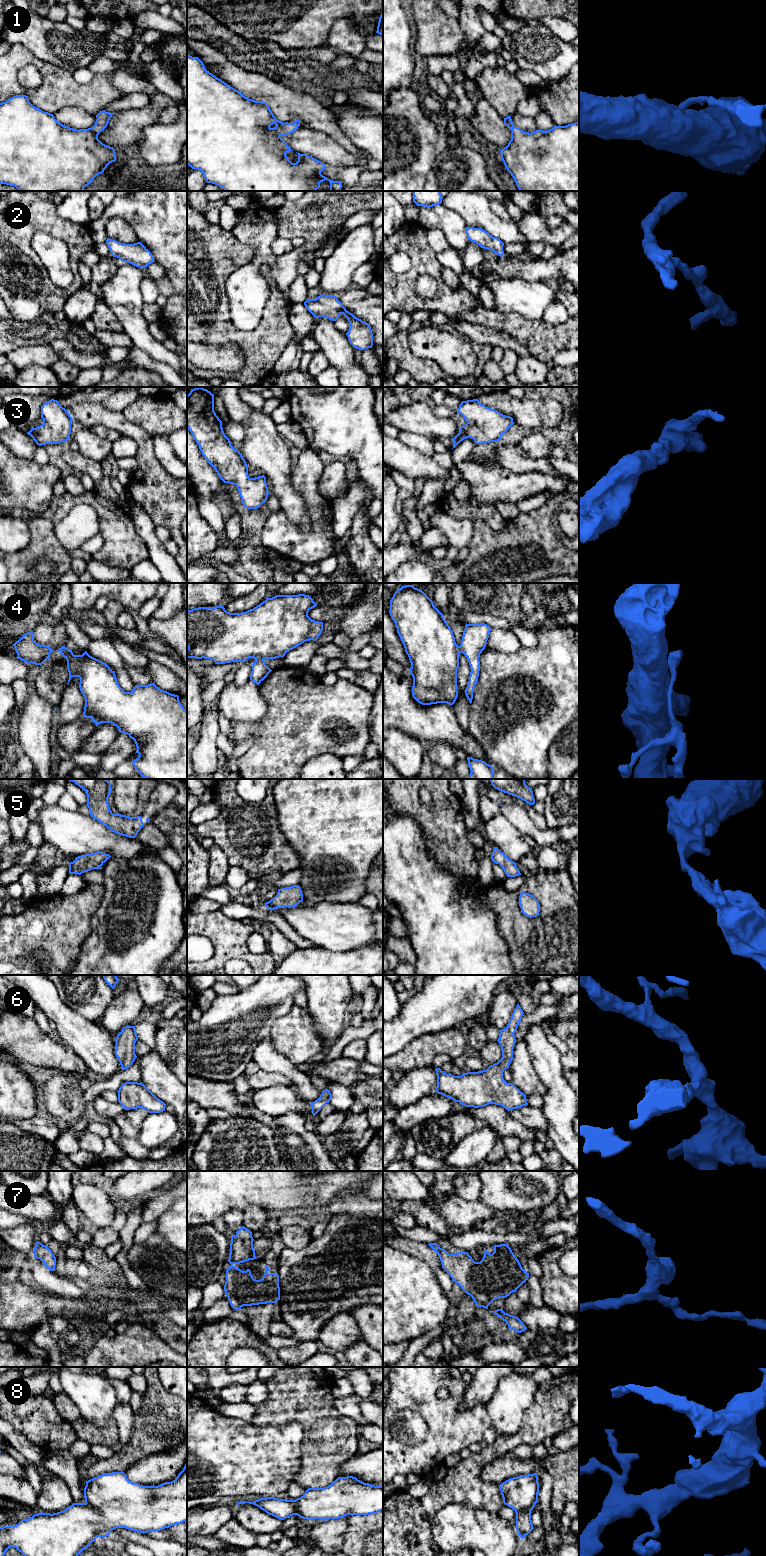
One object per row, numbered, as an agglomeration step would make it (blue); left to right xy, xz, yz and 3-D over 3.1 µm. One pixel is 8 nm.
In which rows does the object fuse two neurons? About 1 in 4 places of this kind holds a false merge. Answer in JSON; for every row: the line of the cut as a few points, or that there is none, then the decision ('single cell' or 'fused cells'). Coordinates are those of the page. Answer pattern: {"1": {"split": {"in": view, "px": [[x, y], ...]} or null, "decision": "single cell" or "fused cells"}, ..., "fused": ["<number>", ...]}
{"1": {"split": null, "decision": "single cell"}, "2": {"split": null, "decision": "single cell"}, "3": {"split": null, "decision": "single cell"}, "4": {"split": {"in": "xz", "px": [[256, 658], [263, 660]]}, "decision": "fused cells"}, "5": {"split": null, "decision": "single cell"}, "6": {"split": null, "decision": "single cell"}, "7": {"split": null, "decision": "single cell"}, "8": {"split": null, "decision": "single cell"}, "fused": ["4"]}

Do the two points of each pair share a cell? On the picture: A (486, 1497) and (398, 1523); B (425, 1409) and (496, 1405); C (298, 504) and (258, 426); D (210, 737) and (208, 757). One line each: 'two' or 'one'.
A: one
B: two
C: one
D: one

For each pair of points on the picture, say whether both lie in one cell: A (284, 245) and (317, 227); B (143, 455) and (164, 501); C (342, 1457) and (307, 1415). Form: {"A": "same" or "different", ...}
{"A": "different", "B": "same", "C": "same"}

